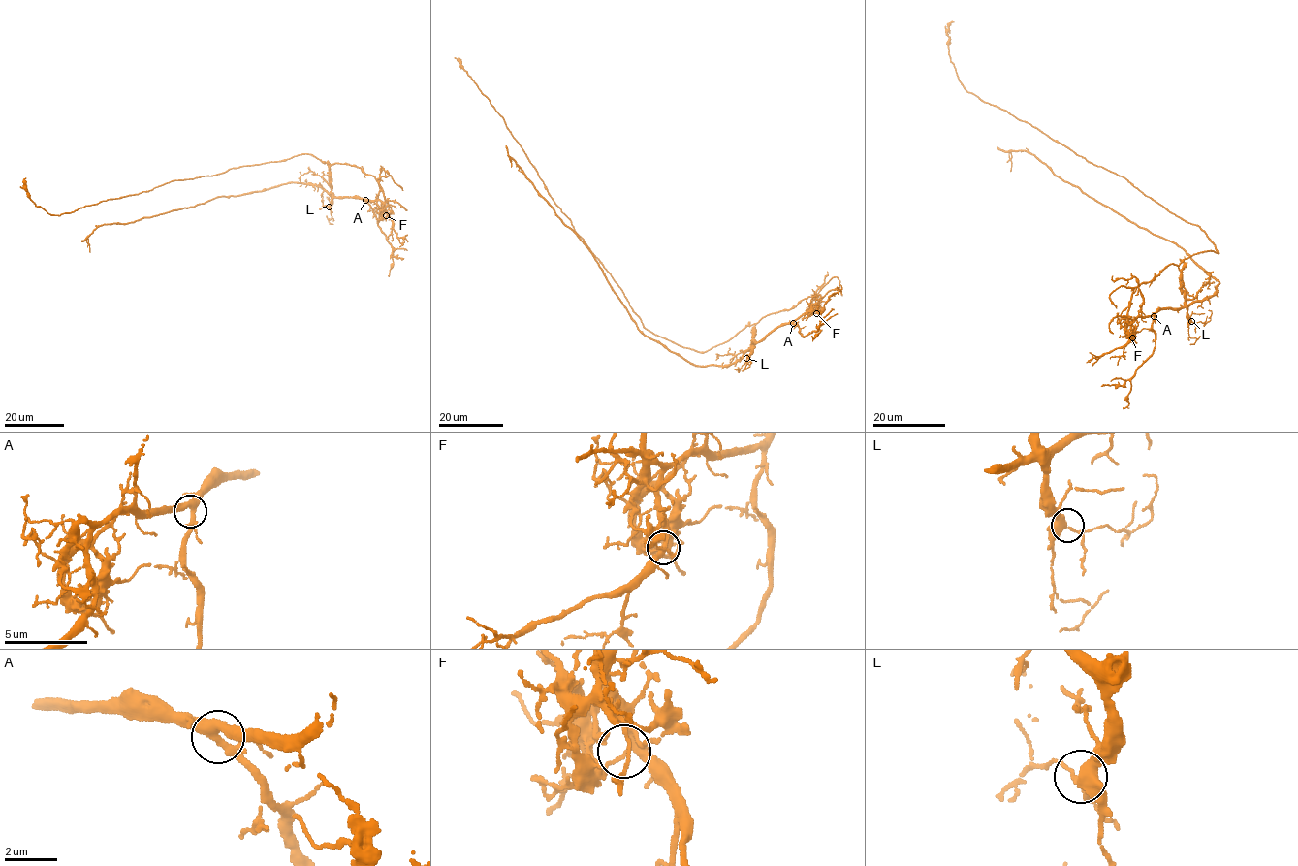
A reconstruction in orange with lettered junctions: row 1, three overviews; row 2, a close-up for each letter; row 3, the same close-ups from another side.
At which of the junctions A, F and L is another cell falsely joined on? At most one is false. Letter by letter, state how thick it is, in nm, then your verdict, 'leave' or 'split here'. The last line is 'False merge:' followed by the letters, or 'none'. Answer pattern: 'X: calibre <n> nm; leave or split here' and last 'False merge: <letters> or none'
A: calibre 360 nm; leave
F: calibre 220 nm; split here
L: calibre 360 nm; leave
False merge: F

